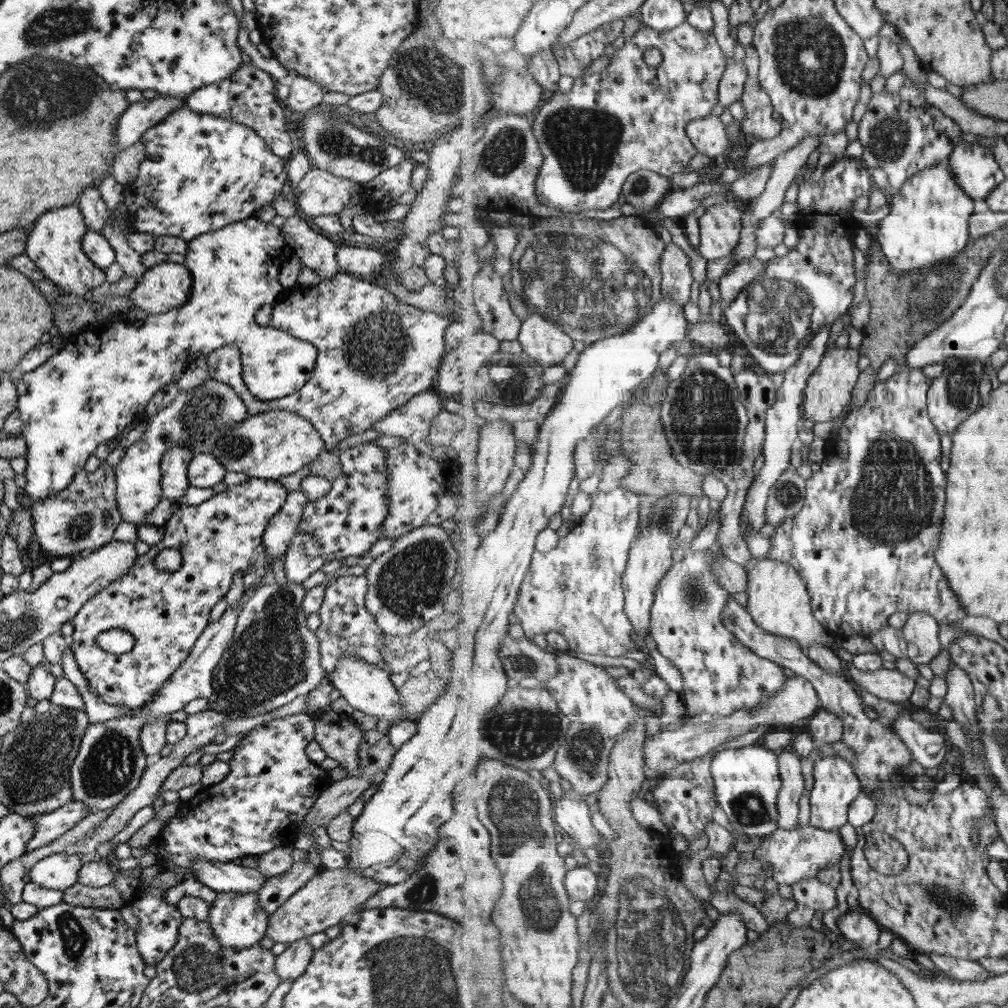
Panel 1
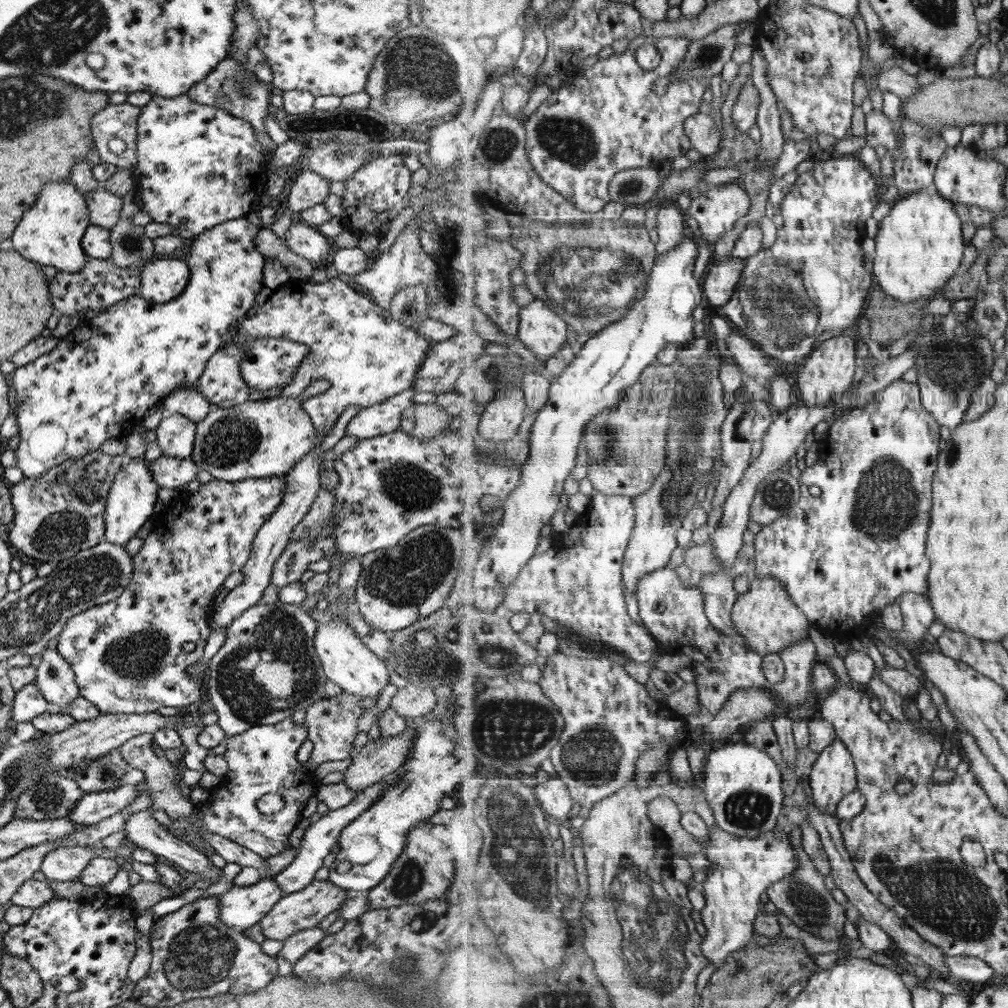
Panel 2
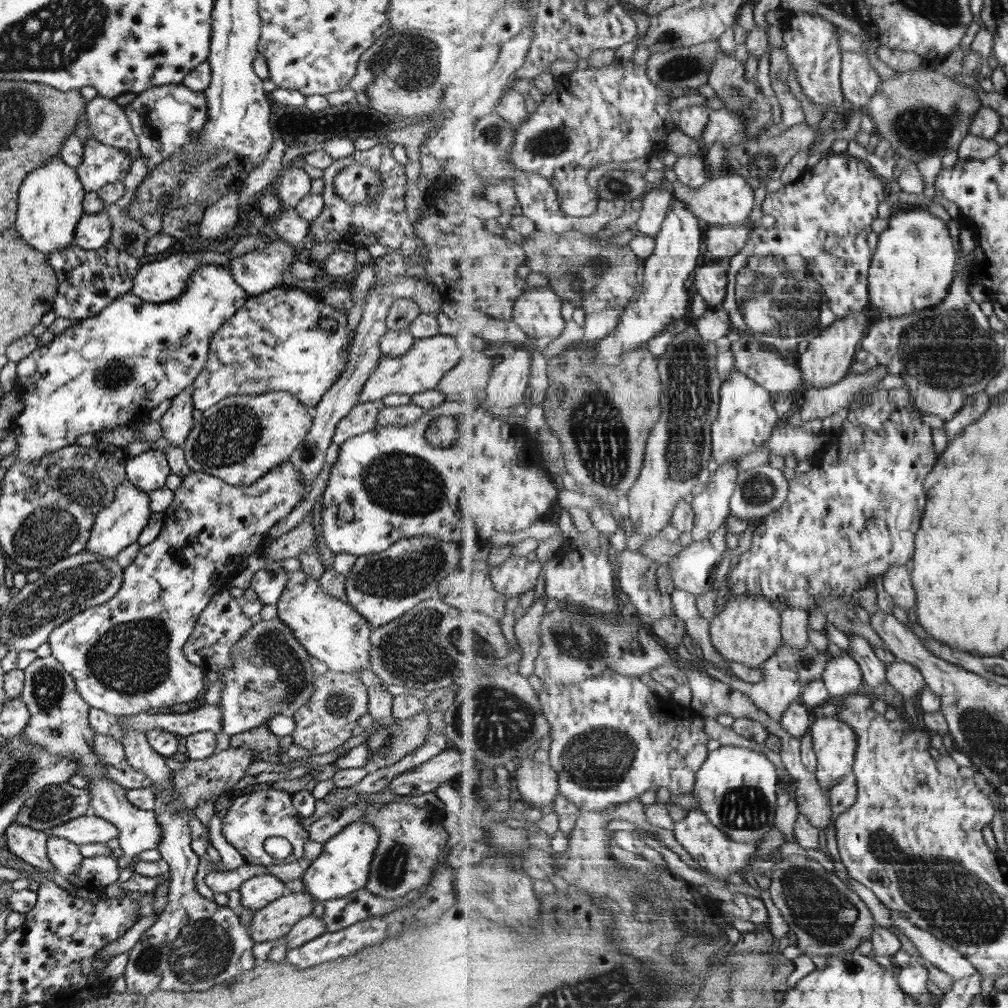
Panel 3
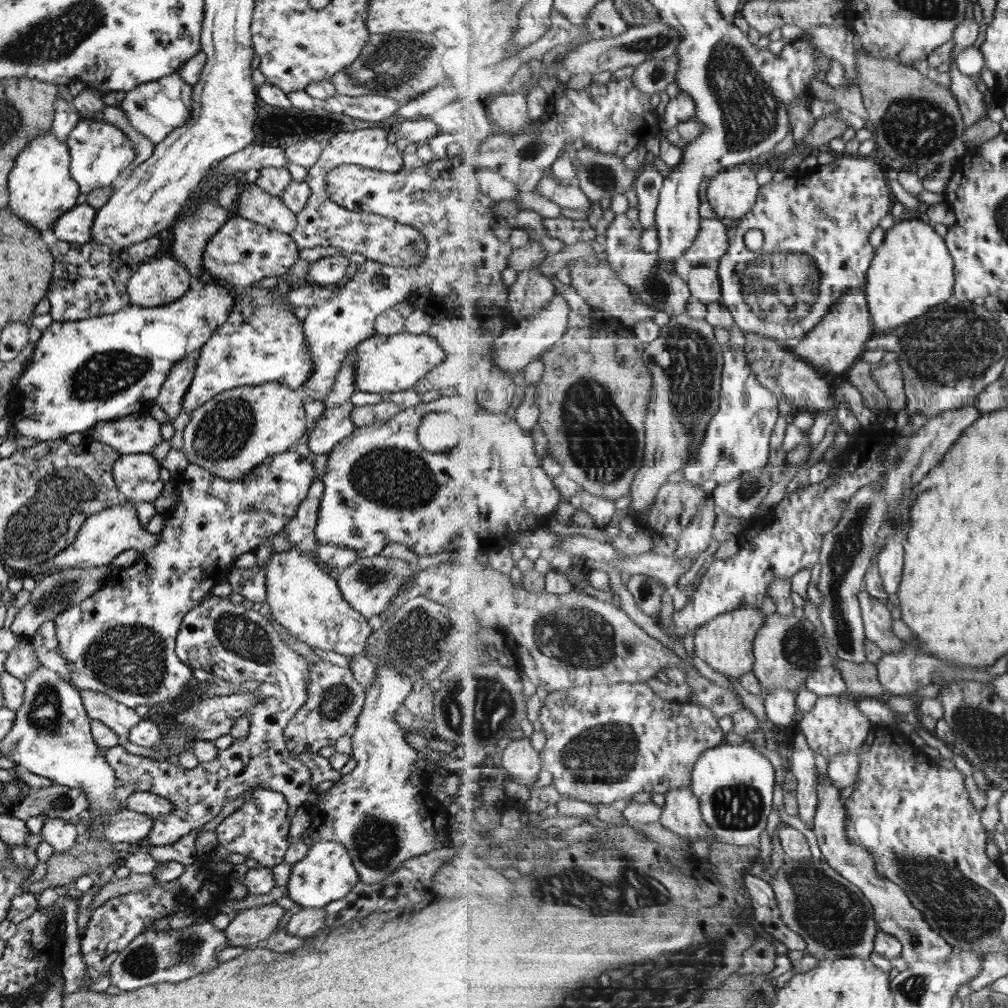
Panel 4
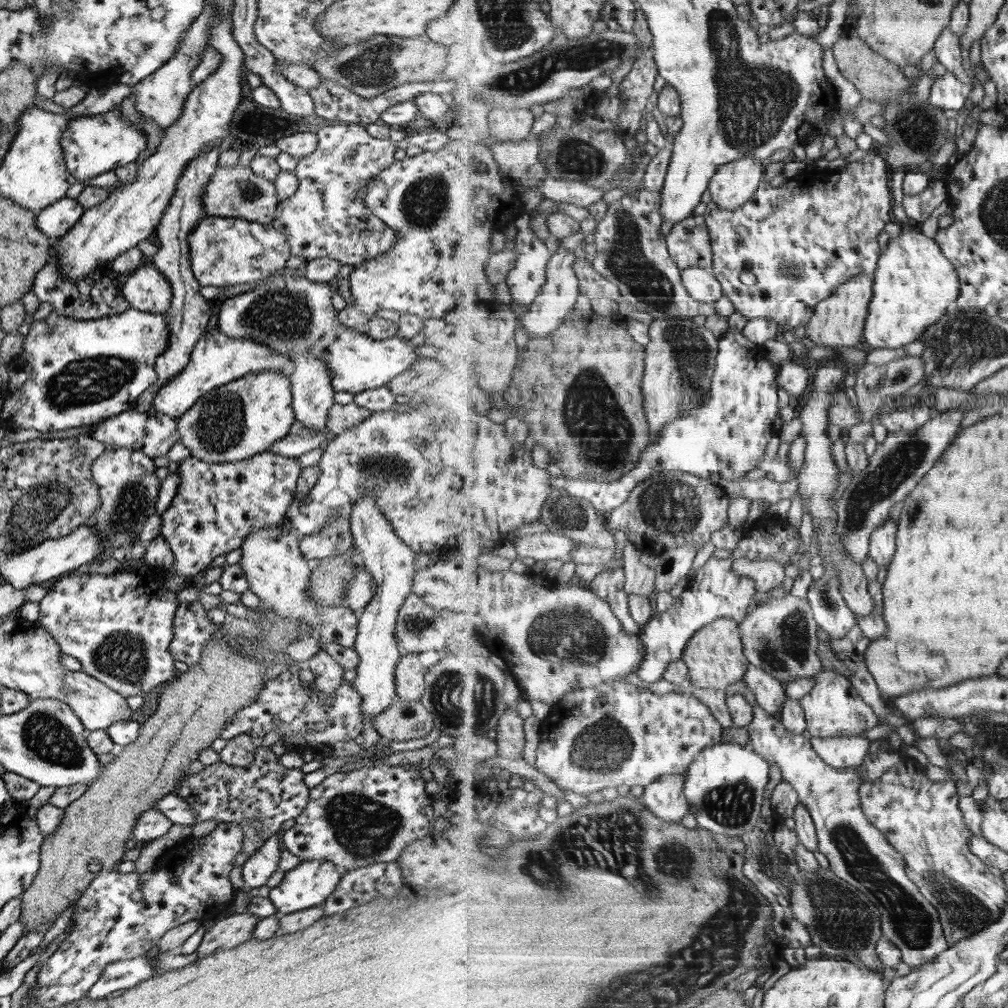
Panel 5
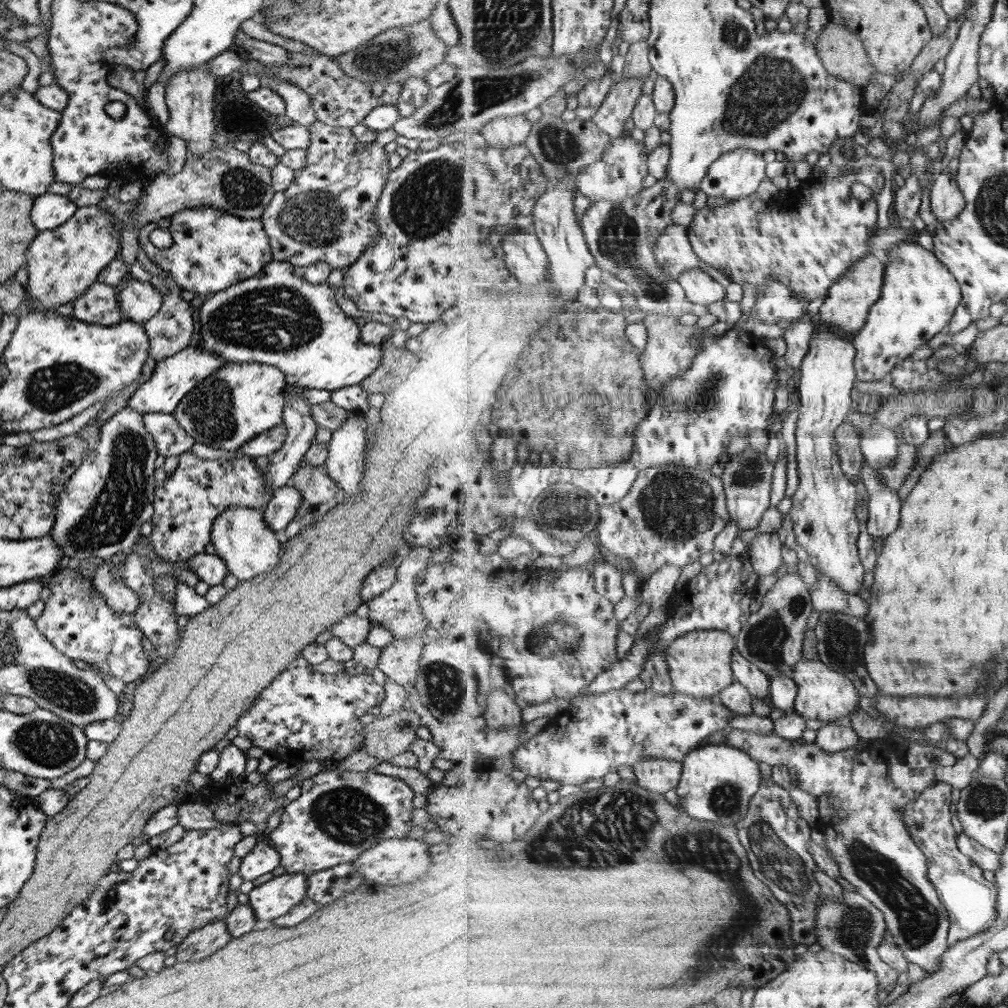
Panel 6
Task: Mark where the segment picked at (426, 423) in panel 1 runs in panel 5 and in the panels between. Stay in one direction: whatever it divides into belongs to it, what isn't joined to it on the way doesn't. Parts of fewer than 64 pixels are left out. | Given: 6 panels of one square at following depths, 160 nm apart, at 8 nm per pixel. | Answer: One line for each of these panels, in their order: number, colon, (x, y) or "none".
2: (381, 418)
3: (361, 417)
4: (333, 424)
5: (298, 440)

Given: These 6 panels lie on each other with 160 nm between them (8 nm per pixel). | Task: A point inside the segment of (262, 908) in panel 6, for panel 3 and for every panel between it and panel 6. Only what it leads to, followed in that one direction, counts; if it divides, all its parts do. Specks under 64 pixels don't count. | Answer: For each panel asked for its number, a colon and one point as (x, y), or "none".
3: (342, 866)
4: (325, 873)
5: (311, 881)

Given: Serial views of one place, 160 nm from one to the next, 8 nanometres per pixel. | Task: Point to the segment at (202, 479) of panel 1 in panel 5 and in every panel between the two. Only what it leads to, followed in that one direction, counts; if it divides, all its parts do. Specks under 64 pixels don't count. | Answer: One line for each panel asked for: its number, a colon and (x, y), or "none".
2: (167, 472)
3: (147, 470)
4: (136, 476)
5: (128, 488)

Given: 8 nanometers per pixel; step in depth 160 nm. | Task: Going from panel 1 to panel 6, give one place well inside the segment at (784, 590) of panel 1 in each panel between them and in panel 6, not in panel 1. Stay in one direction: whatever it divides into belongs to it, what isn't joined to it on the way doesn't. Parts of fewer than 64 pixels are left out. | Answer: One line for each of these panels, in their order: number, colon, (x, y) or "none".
2: (768, 620)
3: (748, 629)
4: (726, 643)
5: (715, 656)
6: (700, 663)

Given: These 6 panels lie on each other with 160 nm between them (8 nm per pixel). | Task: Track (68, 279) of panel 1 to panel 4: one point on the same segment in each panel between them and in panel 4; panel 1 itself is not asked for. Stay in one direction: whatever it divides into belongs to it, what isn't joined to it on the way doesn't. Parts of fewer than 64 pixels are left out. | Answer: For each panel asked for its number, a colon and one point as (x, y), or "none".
2: (49, 234)
3: (49, 202)
4: (40, 189)

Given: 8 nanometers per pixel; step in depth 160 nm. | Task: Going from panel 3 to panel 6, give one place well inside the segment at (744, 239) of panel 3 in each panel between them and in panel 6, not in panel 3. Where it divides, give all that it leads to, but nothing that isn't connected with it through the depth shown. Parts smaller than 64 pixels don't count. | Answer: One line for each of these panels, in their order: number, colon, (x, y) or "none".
4: (713, 242)
5: (689, 243)
6: (674, 250)

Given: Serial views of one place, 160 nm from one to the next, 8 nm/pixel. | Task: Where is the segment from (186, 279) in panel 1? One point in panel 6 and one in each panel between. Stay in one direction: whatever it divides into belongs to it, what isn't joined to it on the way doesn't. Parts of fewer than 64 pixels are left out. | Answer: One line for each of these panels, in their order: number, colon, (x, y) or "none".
2: (161, 280)
3: (160, 280)
4: (155, 282)
5: (145, 289)
6: (138, 301)

